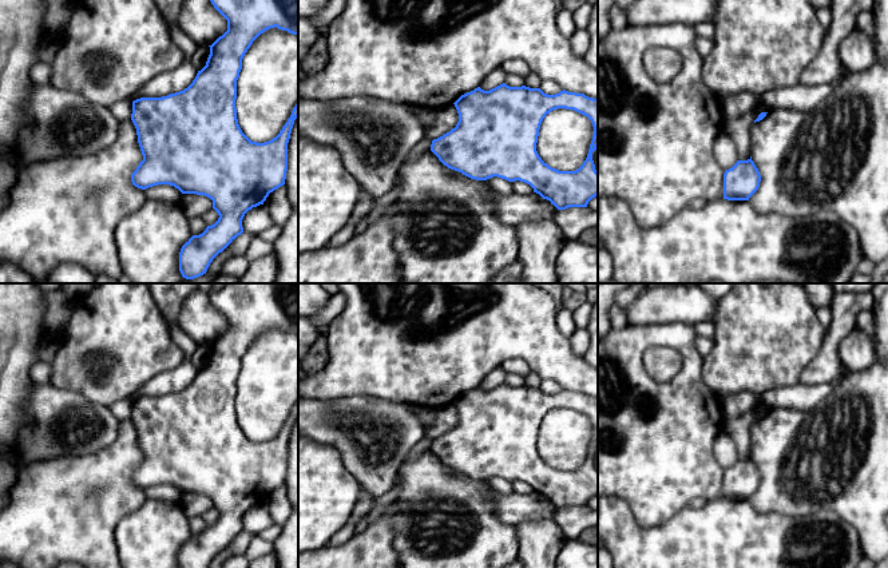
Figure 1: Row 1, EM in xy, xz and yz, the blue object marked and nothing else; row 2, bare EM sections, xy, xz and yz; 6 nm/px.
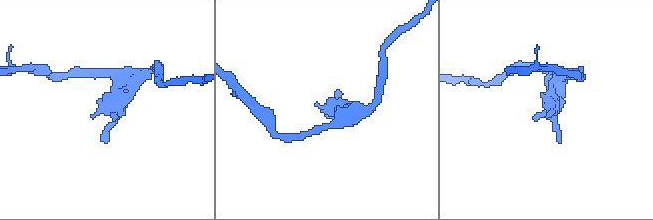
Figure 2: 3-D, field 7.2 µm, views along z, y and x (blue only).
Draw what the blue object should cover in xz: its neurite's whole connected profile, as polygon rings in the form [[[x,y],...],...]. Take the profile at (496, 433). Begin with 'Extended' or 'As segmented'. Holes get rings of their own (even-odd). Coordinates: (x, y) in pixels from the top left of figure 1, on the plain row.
As segmented. [[[503,382],[489,390],[477,386],[453,404],[459,413],[456,426],[431,444],[448,468],[476,480],[497,476],[524,481],[558,509],[587,507],[598,494],[592,460],[598,446],[598,398],[566,389],[547,394],[540,388]],[[558,408],[587,416],[594,426],[587,457],[575,470],[550,466],[536,450],[540,424]]]

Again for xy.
As segmented. [[[225,283],[210,290],[214,307],[227,319],[227,330],[210,346],[206,365],[198,370],[193,382],[183,390],[162,397],[140,397],[132,401],[131,420],[136,428],[143,460],[131,474],[135,486],[146,489],[158,484],[170,484],[182,493],[205,494],[213,500],[218,520],[199,535],[193,535],[181,548],[179,568],[209,568],[213,559],[243,532],[245,513],[263,504],[270,492],[285,484],[288,470],[288,442],[294,420],[298,417],[298,401],[280,433],[269,441],[251,441],[241,429],[237,418],[237,380],[242,358],[253,341],[265,330],[277,326],[298,334],[298,283]]]

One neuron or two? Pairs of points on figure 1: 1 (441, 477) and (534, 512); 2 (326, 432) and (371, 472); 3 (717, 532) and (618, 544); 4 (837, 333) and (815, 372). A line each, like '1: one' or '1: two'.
1: two
2: one
3: one
4: one

